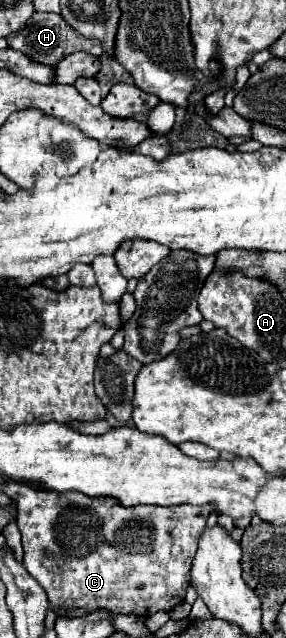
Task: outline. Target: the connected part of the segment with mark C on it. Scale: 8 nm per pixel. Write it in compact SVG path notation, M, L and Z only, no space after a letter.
M26 487L24 491L26 491L26 503L20 509L30 511L30 519L42 519L42 517L48 519L44 525L46 527L44 537L40 531L36 531L36 535L24 533L22 539L22 545L26 549L24 567L44 587L48 601L58 617L68 609L84 609L84 611L108 609L116 613L148 617L148 613L154 615L160 609L170 611L184 601L186 589L190 585L190 565L198 549L198 537L206 527L206 519L212 511L212 505L204 507L138 505L130 509L122 507L118 501L108 497L90 499L84 493L54 493L30 487Z

